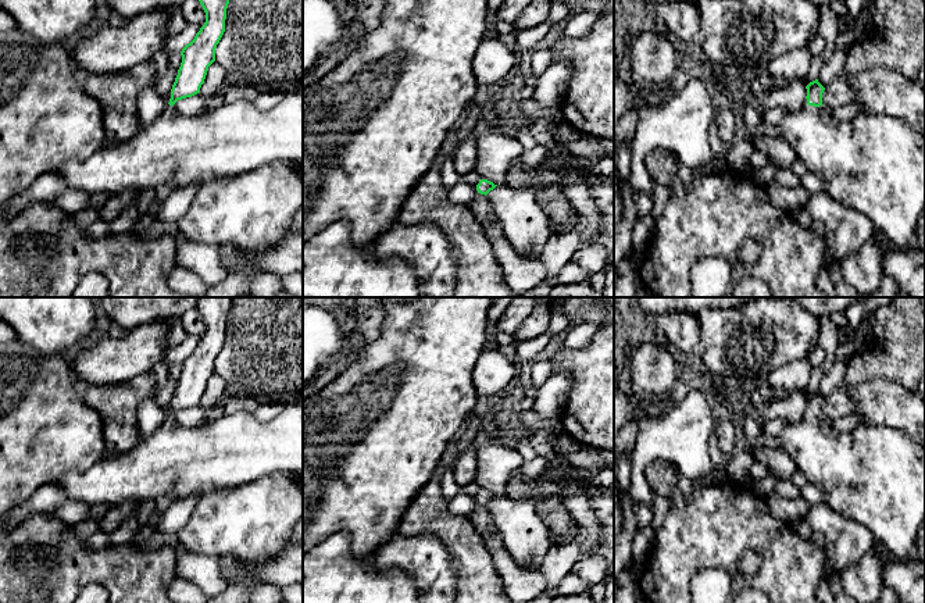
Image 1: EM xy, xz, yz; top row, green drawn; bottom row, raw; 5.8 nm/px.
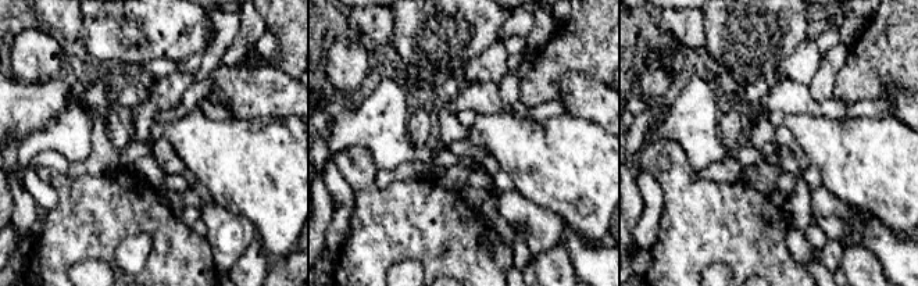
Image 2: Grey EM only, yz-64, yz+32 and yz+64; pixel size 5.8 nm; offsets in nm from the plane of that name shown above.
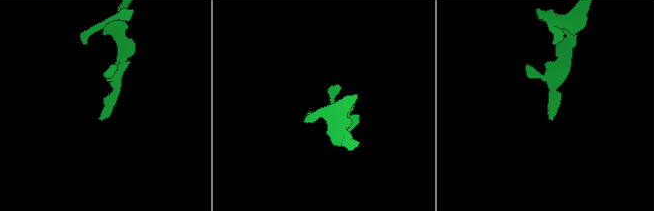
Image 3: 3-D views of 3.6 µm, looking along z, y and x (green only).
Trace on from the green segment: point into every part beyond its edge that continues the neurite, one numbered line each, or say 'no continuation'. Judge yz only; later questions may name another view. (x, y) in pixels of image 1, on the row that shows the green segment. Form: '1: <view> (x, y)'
1: yz (874, 163)

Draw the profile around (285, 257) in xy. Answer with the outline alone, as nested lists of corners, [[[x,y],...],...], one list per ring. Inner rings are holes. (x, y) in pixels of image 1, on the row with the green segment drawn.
[[[303,232],[288,236],[272,247],[256,251],[253,265],[260,272],[281,276],[303,271]]]

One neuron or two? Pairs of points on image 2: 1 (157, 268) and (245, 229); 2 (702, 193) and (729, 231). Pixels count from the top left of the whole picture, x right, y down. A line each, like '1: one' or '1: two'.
1: two
2: one

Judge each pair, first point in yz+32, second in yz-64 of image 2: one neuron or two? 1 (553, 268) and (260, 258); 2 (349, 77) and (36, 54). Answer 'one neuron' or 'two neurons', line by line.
1: one neuron
2: one neuron

